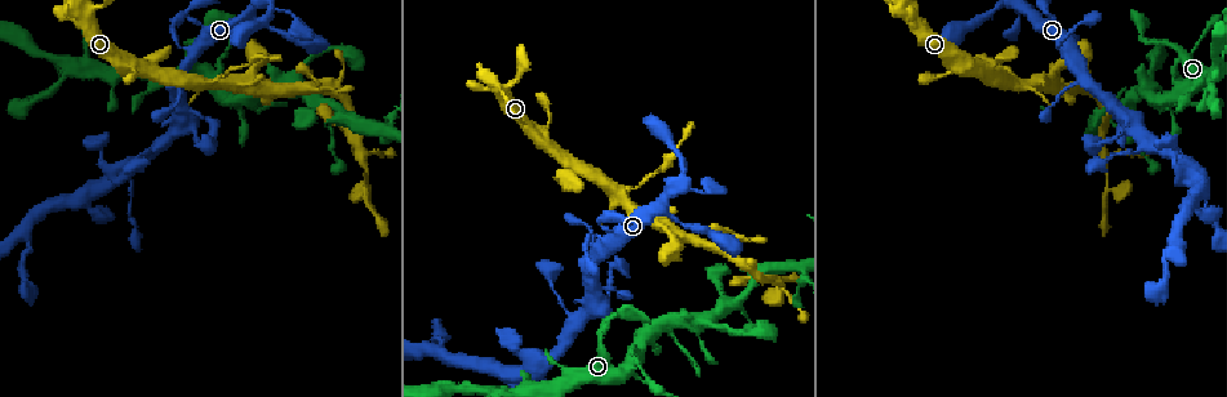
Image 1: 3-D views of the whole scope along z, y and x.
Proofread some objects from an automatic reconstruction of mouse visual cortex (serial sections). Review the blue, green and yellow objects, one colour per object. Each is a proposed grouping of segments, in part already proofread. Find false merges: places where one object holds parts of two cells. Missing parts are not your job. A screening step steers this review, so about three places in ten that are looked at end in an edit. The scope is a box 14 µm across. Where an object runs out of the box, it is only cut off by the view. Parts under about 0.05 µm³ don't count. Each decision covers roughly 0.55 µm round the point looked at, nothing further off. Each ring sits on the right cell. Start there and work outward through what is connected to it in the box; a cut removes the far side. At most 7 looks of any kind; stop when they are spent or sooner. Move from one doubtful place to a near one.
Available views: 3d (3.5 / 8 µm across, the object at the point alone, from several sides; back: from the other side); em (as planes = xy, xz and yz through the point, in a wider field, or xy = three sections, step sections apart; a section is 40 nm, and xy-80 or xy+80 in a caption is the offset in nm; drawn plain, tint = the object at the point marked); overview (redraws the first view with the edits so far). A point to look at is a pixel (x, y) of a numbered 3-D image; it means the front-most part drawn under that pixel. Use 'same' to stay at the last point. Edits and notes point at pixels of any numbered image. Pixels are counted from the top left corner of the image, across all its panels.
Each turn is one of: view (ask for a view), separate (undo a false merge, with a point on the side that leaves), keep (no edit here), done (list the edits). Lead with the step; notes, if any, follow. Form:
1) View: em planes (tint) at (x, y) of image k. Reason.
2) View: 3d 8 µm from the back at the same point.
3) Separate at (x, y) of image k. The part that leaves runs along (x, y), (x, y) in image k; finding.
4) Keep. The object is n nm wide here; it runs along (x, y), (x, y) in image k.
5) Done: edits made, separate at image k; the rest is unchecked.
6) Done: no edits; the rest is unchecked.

View: 3d 3.5 µm at (1182, 90) of image 1. Side arm on a straight run.

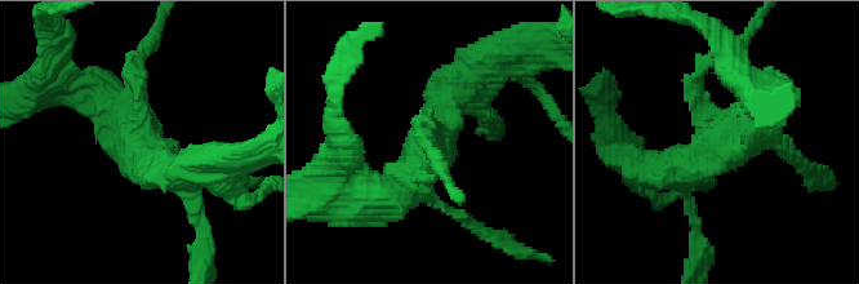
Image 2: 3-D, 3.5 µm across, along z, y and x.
View: em xy step 3 (tint) at (425, 155) of image 2.

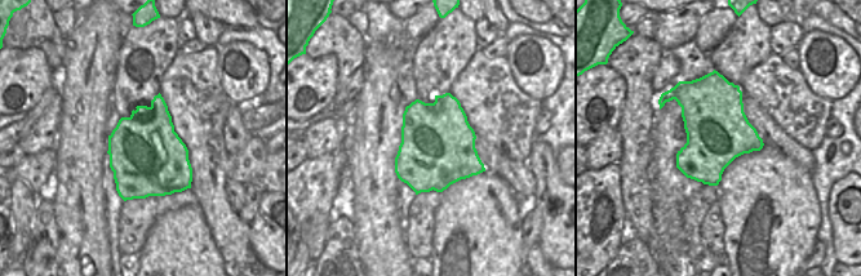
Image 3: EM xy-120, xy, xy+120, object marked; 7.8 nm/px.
Keep. It runs along (771, 88), (710, 156), (659, 172) in image 2; all the same cell.

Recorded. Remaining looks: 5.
View: 3d 8 µm at (622, 194) of image 1. Thin neck.

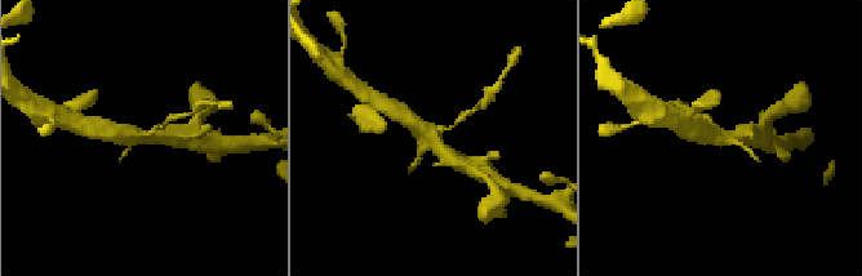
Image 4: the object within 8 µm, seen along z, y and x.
View: em xy step 2 (tint) at (143, 132) of image 4.

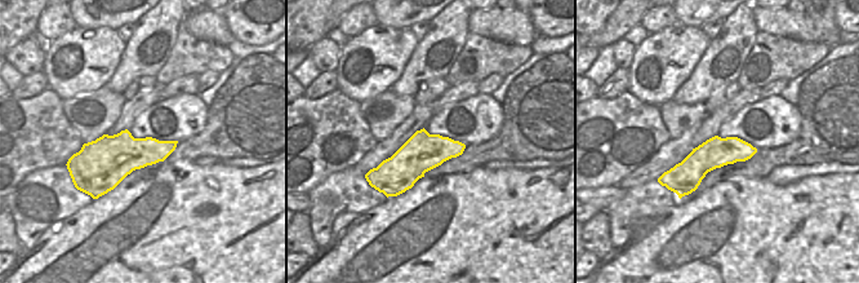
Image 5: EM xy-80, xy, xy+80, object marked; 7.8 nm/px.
Keep. It runs along (752, 150), (716, 151), (666, 180) in image 5; one cell here.

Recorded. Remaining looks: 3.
View: 3d 3.5 µm at (767, 279) of image 1. Side arm on a straight run.

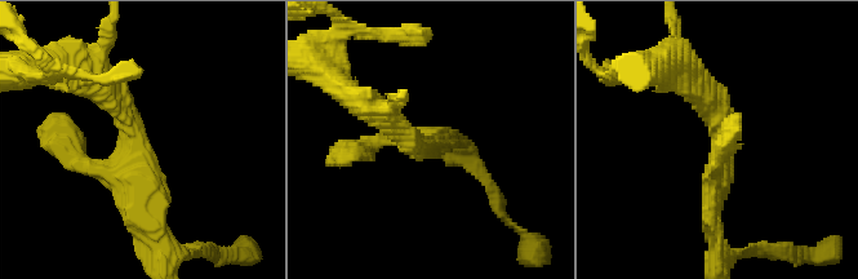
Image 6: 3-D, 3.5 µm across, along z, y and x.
View: em planes (tint) at (428, 140) of image 6. Need the tissue.

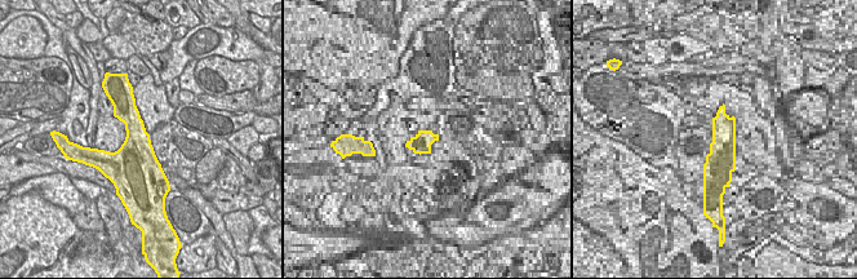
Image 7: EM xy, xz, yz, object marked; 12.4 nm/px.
Keep. The object is 420 nm wide here; it runs along (106, 89), (158, 247) in image 6; continuous, no second cell.

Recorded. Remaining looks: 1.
Done: no edits; the rest is unchecked.

